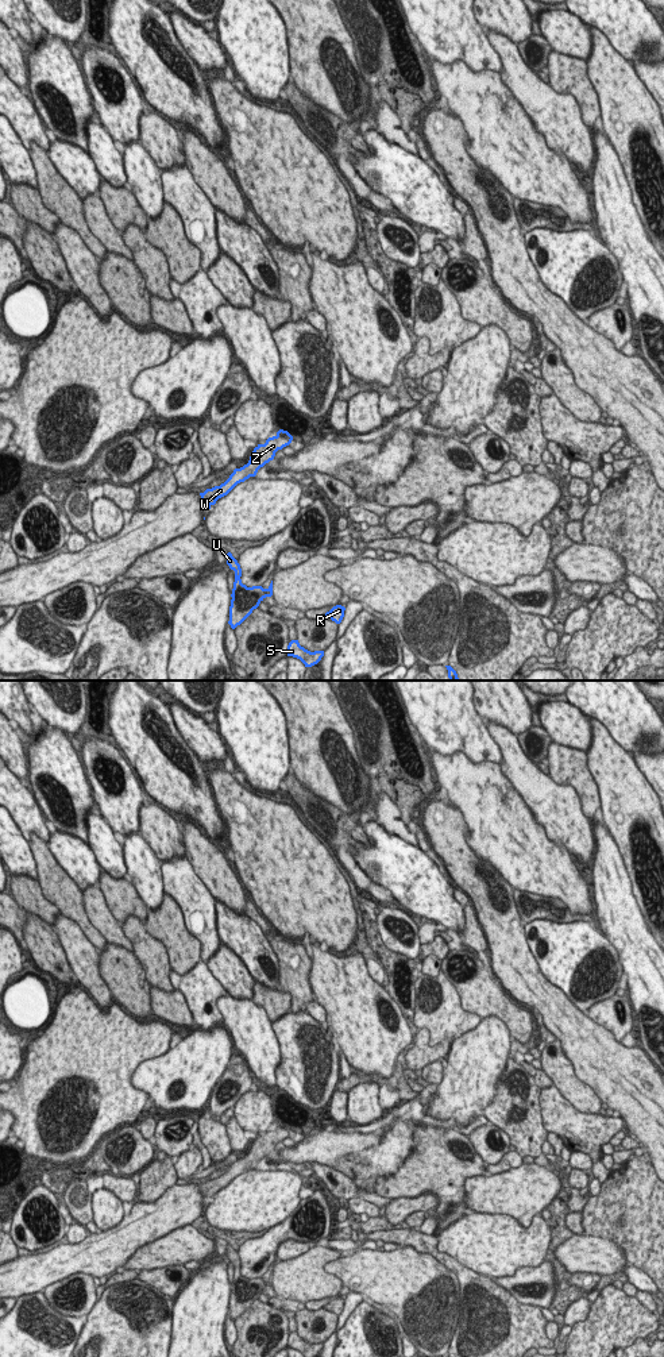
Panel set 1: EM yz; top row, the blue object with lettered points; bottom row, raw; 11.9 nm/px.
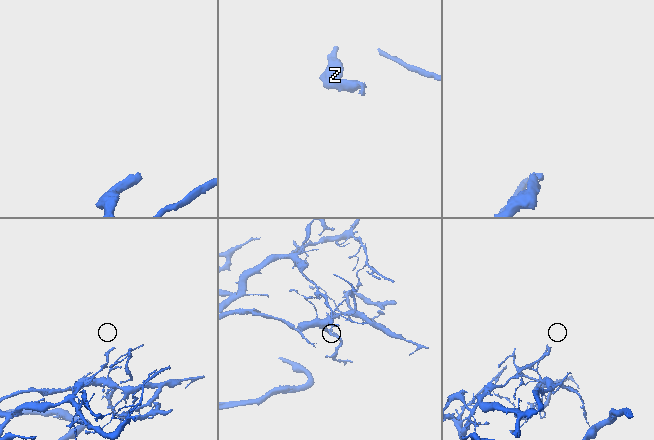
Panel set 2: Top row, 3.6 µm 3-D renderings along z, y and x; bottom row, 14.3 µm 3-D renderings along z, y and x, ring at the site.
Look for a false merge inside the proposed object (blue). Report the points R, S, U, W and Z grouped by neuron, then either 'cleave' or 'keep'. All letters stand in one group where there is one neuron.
R S U W Z | keep

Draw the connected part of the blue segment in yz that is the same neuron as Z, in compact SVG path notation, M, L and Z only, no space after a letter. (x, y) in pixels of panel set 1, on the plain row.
M279 1121L277 1126L269 1129L265 1136L258 1136L247 1156L240 1160L235 1160L229 1169L220 1177L215 1177L200 1184L205 1199L211 1200L219 1190L227 1187L238 1175L244 1173L250 1168L255 1168L258 1161L273 1152L275 1144L289 1137L292 1132L293 1127L287 1122Z

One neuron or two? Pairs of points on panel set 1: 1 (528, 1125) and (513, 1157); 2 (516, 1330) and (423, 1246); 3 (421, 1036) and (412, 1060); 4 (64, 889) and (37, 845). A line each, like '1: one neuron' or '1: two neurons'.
1: two neurons
2: one neuron
3: one neuron
4: one neuron

